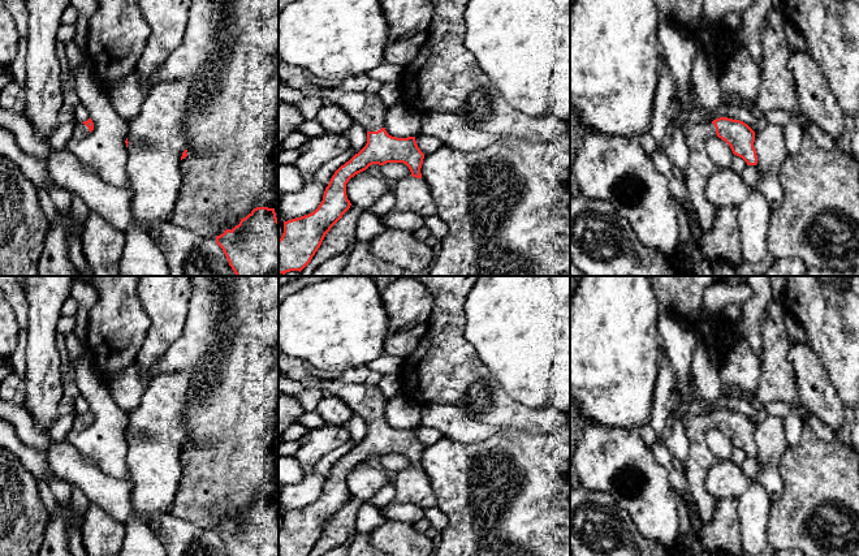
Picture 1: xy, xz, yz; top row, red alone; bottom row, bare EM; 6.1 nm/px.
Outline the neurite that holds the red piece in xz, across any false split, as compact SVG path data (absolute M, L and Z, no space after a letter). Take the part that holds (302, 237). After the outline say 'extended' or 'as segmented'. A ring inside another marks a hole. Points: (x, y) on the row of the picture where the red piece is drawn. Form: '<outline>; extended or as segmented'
M320 89L312 96L320 98L324 104L340 107L355 124L362 125L367 132L367 143L334 172L314 212L284 221L284 233L279 240L279 273L282 275L301 272L311 262L325 234L350 208L346 184L351 177L372 164L403 163L409 167L410 176L422 178L424 154L415 137L397 138L387 133L387 107L377 94Z; extended

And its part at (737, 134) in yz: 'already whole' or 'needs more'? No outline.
needs more

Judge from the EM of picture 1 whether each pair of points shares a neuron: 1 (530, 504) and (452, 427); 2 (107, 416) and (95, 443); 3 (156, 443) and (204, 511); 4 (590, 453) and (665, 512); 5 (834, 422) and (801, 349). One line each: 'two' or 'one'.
1: two
2: one
3: two
4: one
5: one

